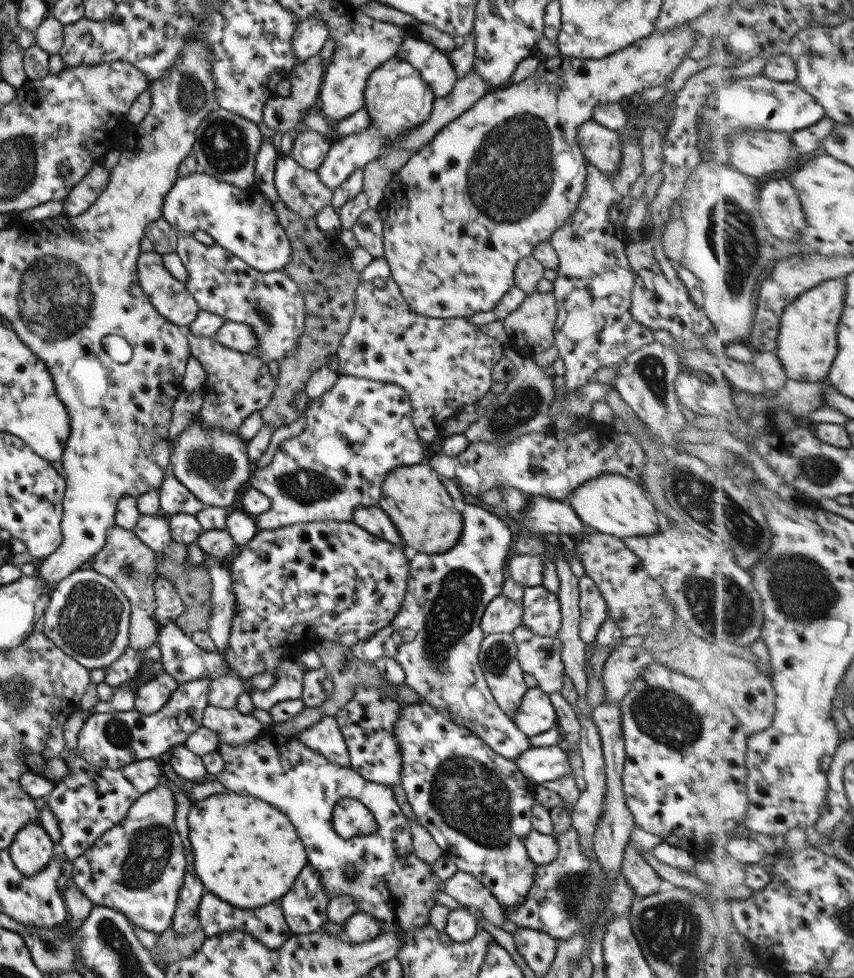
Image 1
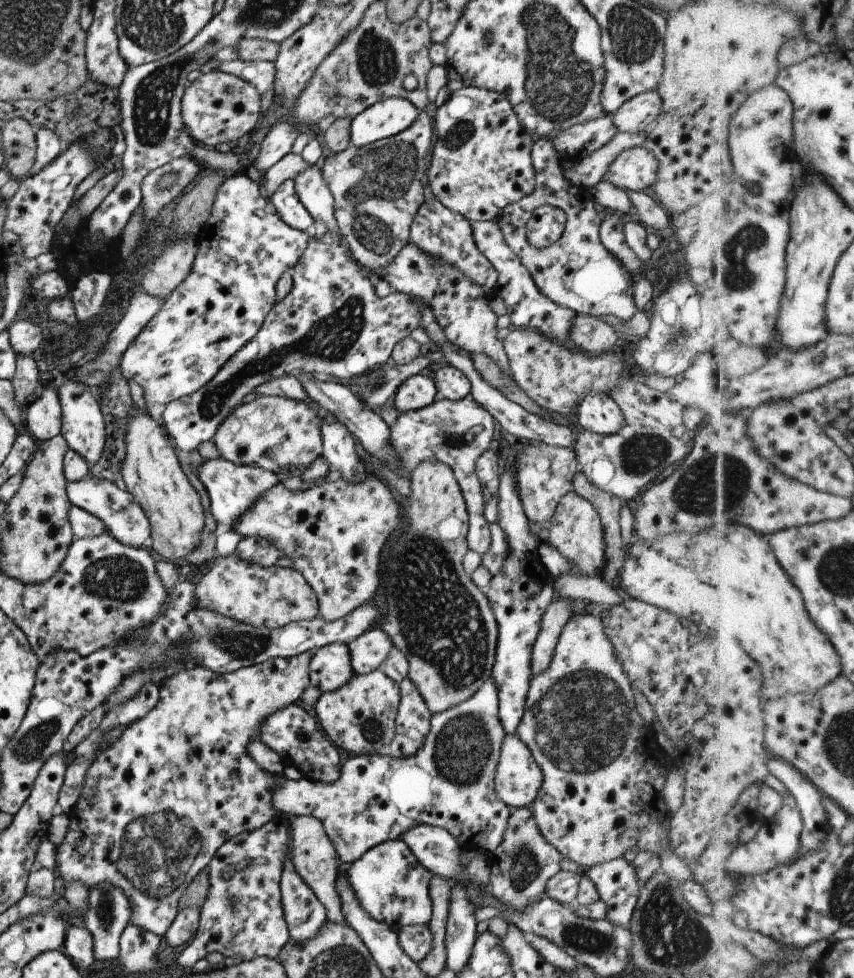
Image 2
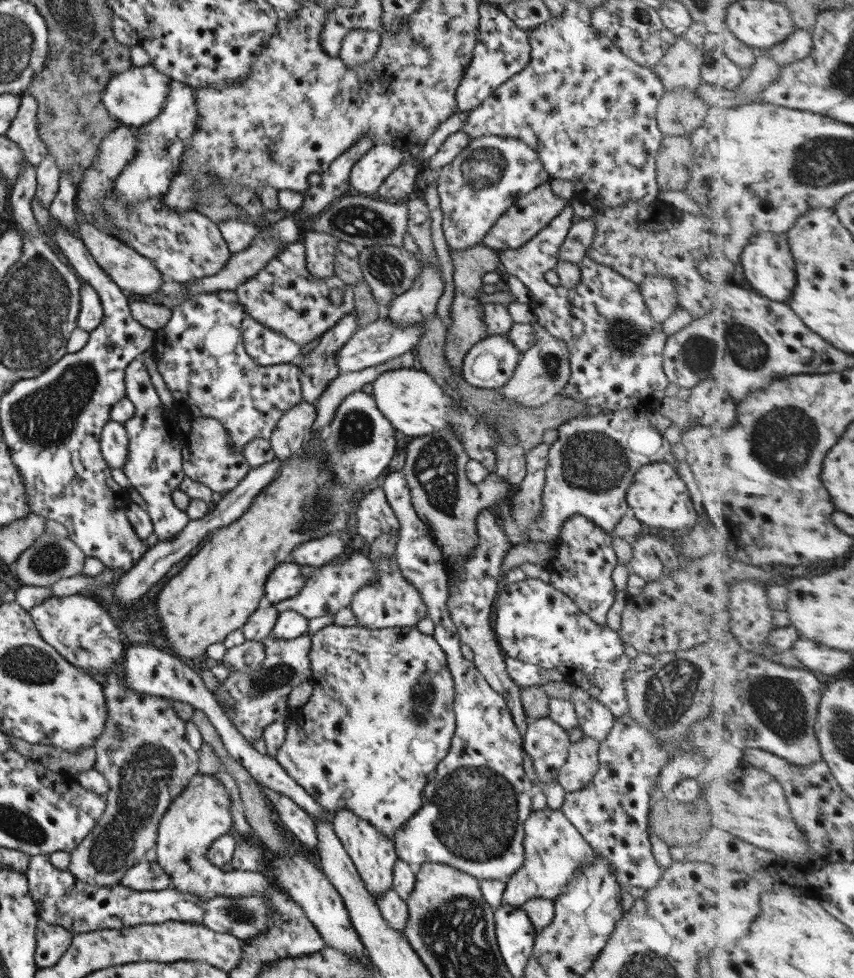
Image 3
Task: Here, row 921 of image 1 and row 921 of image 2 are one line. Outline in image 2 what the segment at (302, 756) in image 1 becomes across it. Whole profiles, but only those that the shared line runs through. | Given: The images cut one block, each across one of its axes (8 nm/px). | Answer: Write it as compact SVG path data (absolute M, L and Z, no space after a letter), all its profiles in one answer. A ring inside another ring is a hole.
M400 838L373 846L357 860L346 864L344 870L349 888L369 918L383 922L392 931L405 925L426 925L429 922L432 911L427 893L430 872L421 866Z

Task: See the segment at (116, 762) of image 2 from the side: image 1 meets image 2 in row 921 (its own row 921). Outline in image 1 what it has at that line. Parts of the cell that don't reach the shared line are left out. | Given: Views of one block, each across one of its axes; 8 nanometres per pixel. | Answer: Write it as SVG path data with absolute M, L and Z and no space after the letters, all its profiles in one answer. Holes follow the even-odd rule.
M157 783L155 788L143 793L133 801L125 818L106 830L81 855L72 860L71 878L77 890L83 892L93 905L104 906L120 912L127 920L156 935L171 927L171 918L176 907L177 894L186 872L185 852L173 816L175 800L167 784Z

